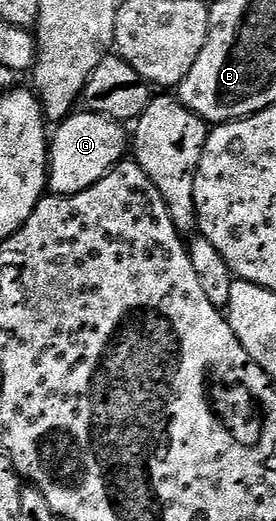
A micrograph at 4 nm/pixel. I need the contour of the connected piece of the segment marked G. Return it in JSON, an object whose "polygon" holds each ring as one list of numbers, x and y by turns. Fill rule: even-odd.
{"polygon":[[73,111,55,126,48,150,48,189,55,196,69,197,94,187,98,179,125,160,130,149,130,133,121,122,106,115]]}

